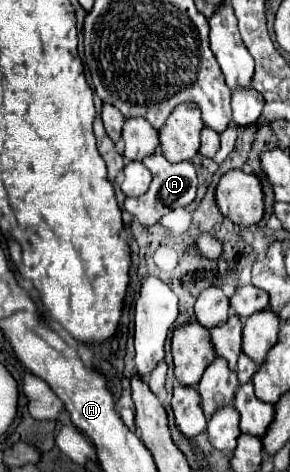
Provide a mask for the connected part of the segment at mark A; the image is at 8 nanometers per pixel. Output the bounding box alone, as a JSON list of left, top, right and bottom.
[123,152,197,226]

